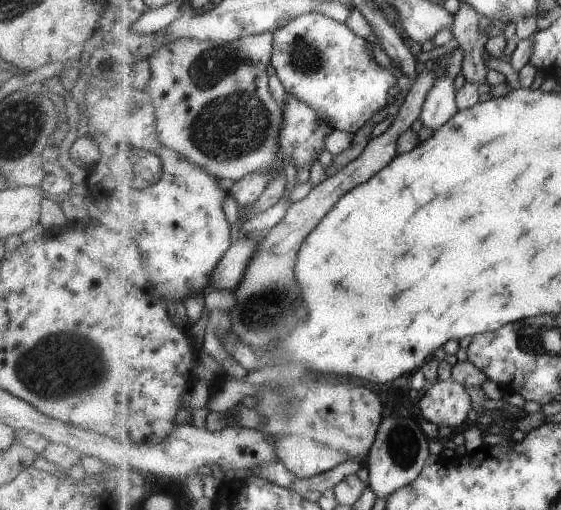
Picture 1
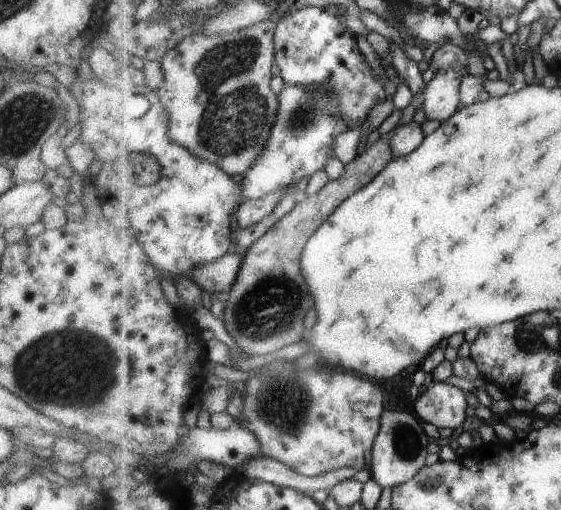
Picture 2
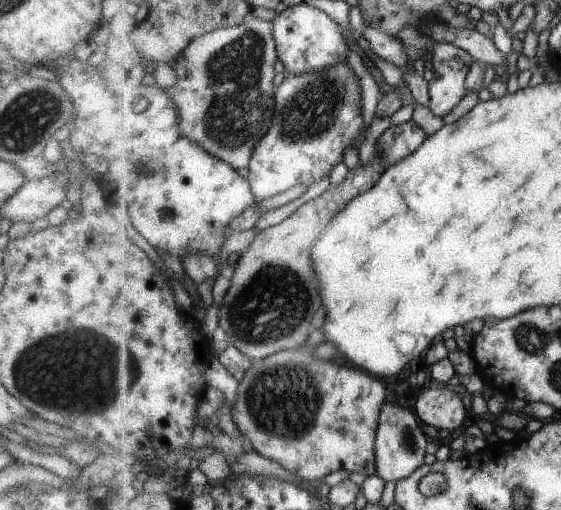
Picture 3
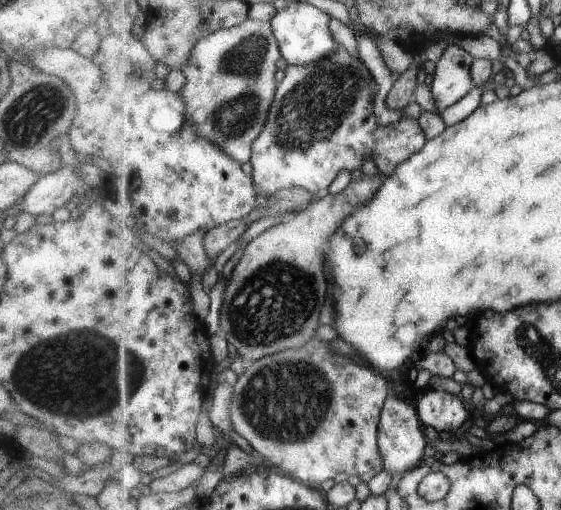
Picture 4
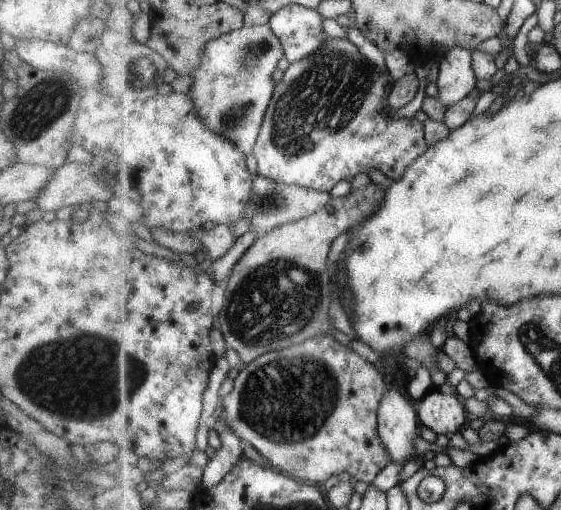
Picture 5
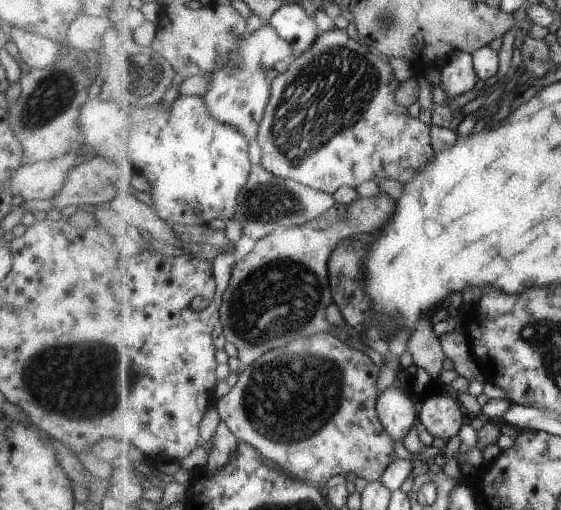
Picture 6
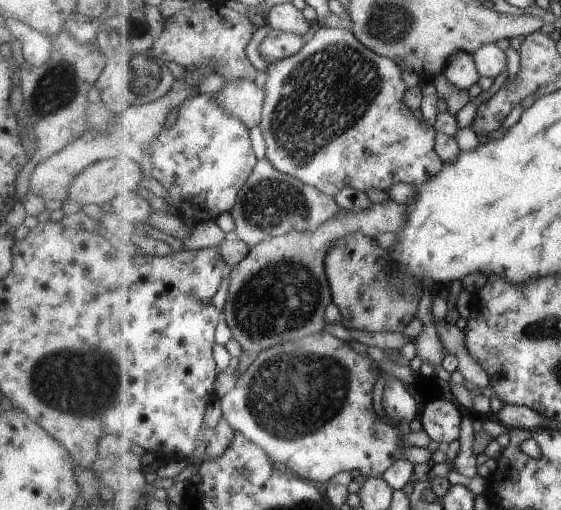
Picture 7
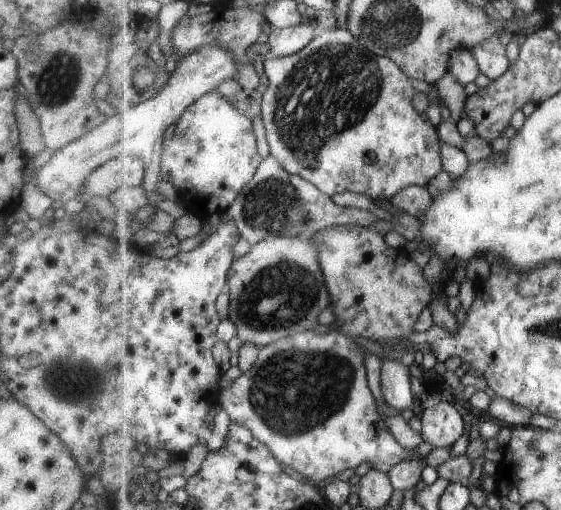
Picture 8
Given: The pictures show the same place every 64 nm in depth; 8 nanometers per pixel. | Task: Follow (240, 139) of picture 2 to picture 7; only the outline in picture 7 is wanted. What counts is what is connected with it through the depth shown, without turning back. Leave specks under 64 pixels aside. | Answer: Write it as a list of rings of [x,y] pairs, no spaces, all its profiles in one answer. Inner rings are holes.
[[[269,28],[258,46],[258,52],[268,61],[283,60],[297,54],[310,38],[307,34],[301,36],[295,32],[283,32],[283,30]],[[243,78],[225,80],[223,88],[214,96],[219,100],[219,106],[243,120],[249,129],[262,121],[267,93],[266,87],[257,86],[257,82]]]

